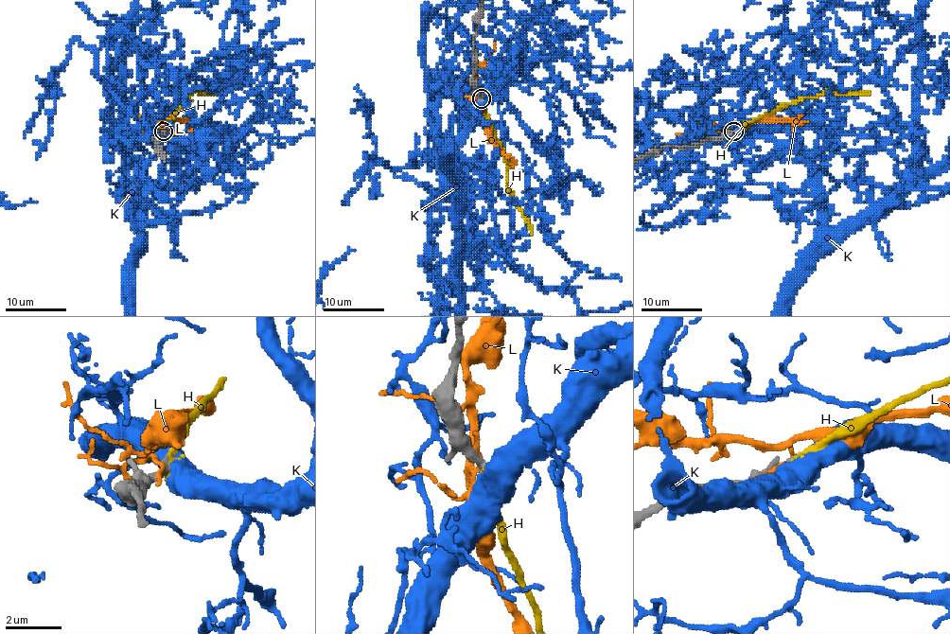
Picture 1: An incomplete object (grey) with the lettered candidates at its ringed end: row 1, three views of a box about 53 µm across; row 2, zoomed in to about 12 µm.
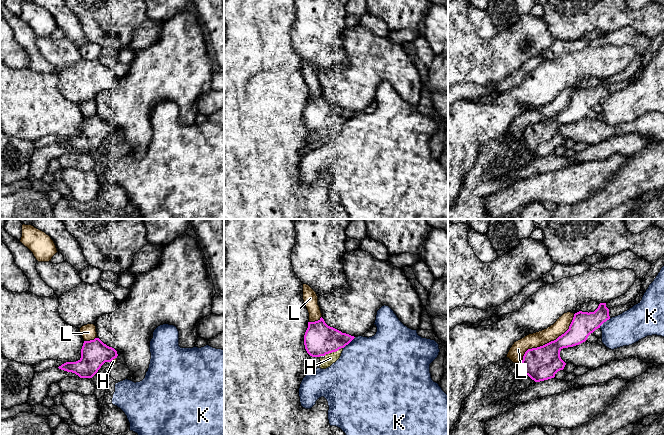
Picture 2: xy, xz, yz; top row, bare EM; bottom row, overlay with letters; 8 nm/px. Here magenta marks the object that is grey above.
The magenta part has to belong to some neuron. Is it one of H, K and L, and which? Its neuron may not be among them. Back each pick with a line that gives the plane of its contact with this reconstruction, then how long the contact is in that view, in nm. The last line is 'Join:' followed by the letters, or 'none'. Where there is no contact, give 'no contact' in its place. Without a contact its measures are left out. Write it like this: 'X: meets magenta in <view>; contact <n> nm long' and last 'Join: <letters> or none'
H: meets magenta in xz; contact 170 nm long
Join: H

